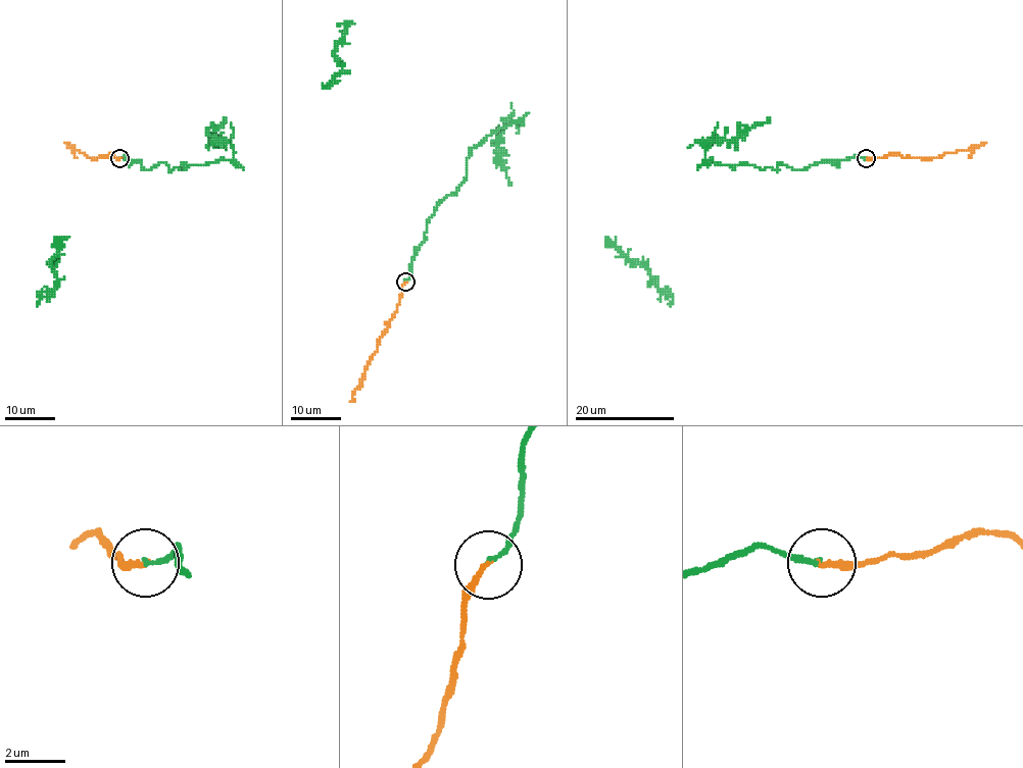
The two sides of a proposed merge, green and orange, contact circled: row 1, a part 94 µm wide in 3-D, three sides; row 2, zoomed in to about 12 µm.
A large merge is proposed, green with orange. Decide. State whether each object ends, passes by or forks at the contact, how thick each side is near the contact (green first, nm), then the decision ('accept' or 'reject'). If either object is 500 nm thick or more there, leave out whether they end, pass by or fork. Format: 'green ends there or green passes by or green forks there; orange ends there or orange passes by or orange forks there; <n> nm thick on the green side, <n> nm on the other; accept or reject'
green ends there; orange ends there; 150 nm thick on the green side, 200 nm on the other; accept

